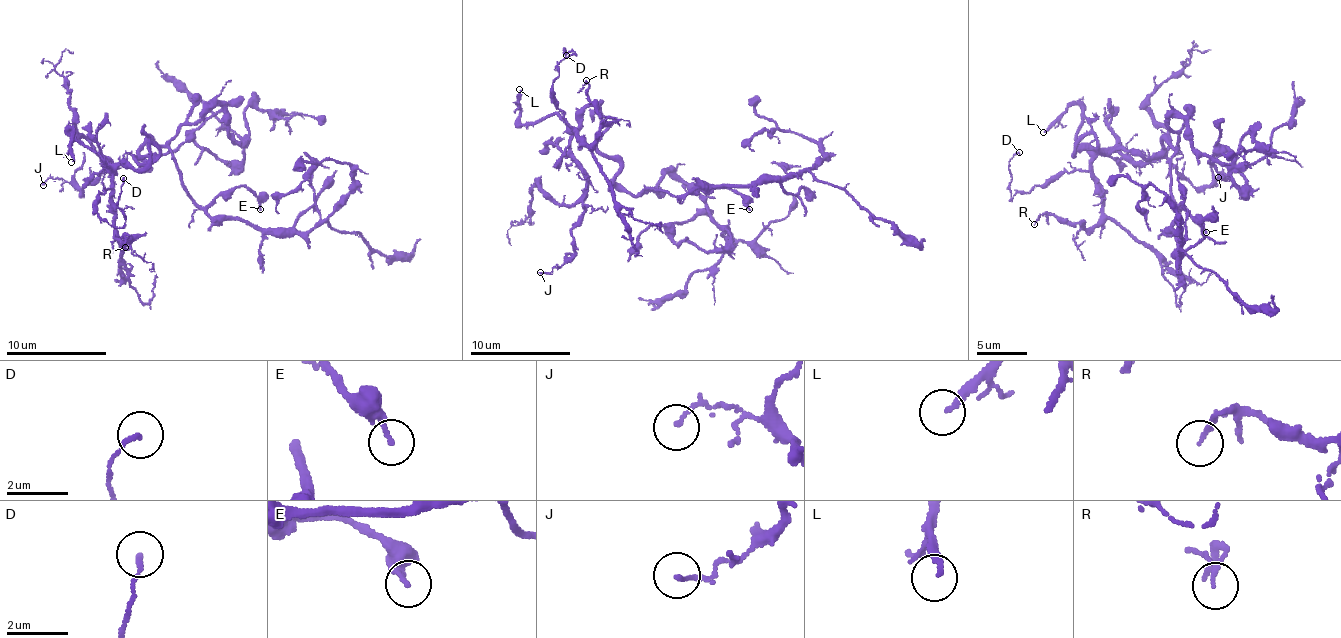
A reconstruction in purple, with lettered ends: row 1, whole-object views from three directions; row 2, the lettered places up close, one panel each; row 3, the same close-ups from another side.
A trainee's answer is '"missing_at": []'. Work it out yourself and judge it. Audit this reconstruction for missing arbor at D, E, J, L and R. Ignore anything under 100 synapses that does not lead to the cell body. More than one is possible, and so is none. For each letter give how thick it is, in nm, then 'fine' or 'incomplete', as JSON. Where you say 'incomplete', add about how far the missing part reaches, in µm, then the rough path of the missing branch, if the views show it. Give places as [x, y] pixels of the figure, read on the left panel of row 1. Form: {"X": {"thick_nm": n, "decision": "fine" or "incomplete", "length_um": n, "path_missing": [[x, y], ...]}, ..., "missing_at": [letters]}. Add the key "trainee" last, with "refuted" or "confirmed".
{"D": {"thick_nm": 130, "decision": "fine"}, "E": {"thick_nm": 180, "decision": "fine"}, "J": {"thick_nm": 120, "decision": "fine"}, "L": {"thick_nm": 190, "decision": "incomplete", "length_um": 80}, "R": {"thick_nm": 90, "decision": "fine"}, "missing_at": ["L"], "trainee": "refuted"}

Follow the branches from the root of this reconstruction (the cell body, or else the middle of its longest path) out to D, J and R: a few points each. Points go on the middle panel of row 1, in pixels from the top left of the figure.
D: (612, 186), (619, 165), (596, 140), (614, 121), (590, 104), (575, 131), (556, 106), (566, 55)
J: (612, 186), (619, 165), (596, 140), (614, 121), (590, 104), (571, 139), (585, 172), (575, 254), (540, 272)
R: (612, 186), (619, 165), (596, 140), (614, 121), (601, 102), (573, 131), (590, 146), (602, 123), (586, 80)

